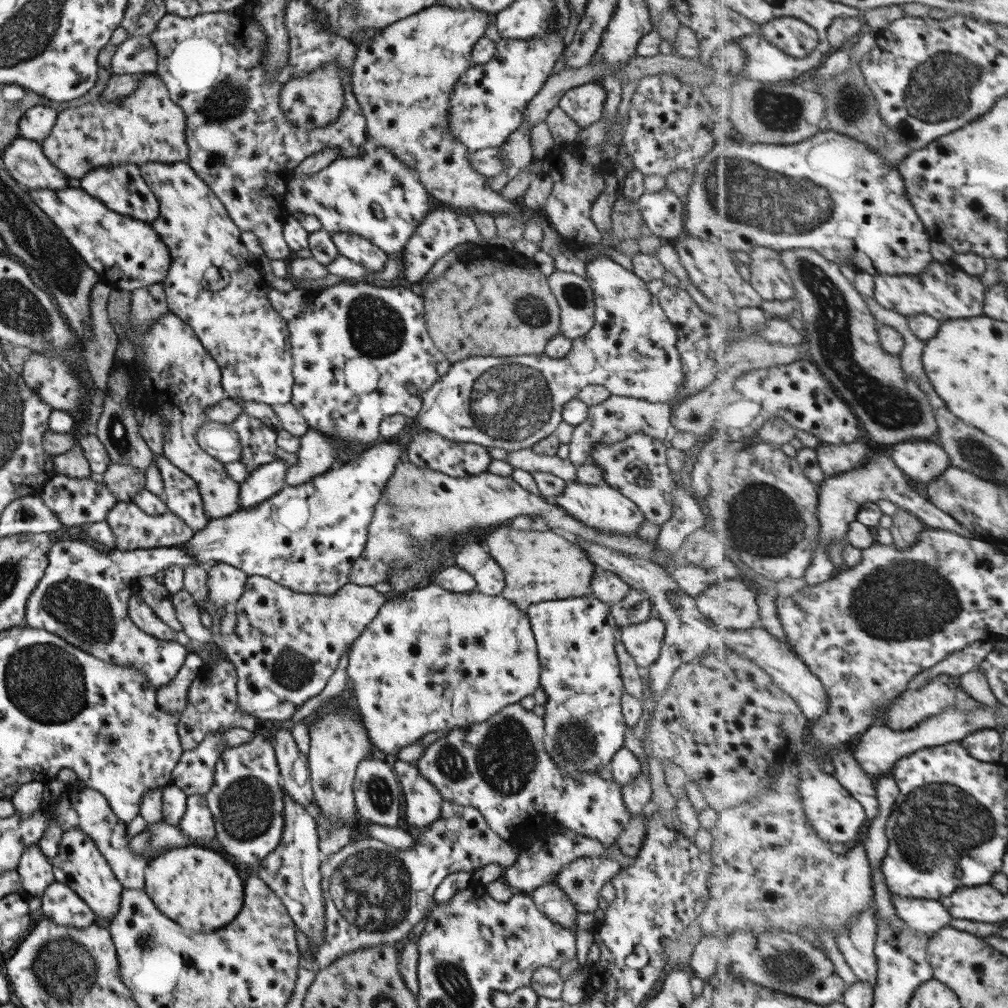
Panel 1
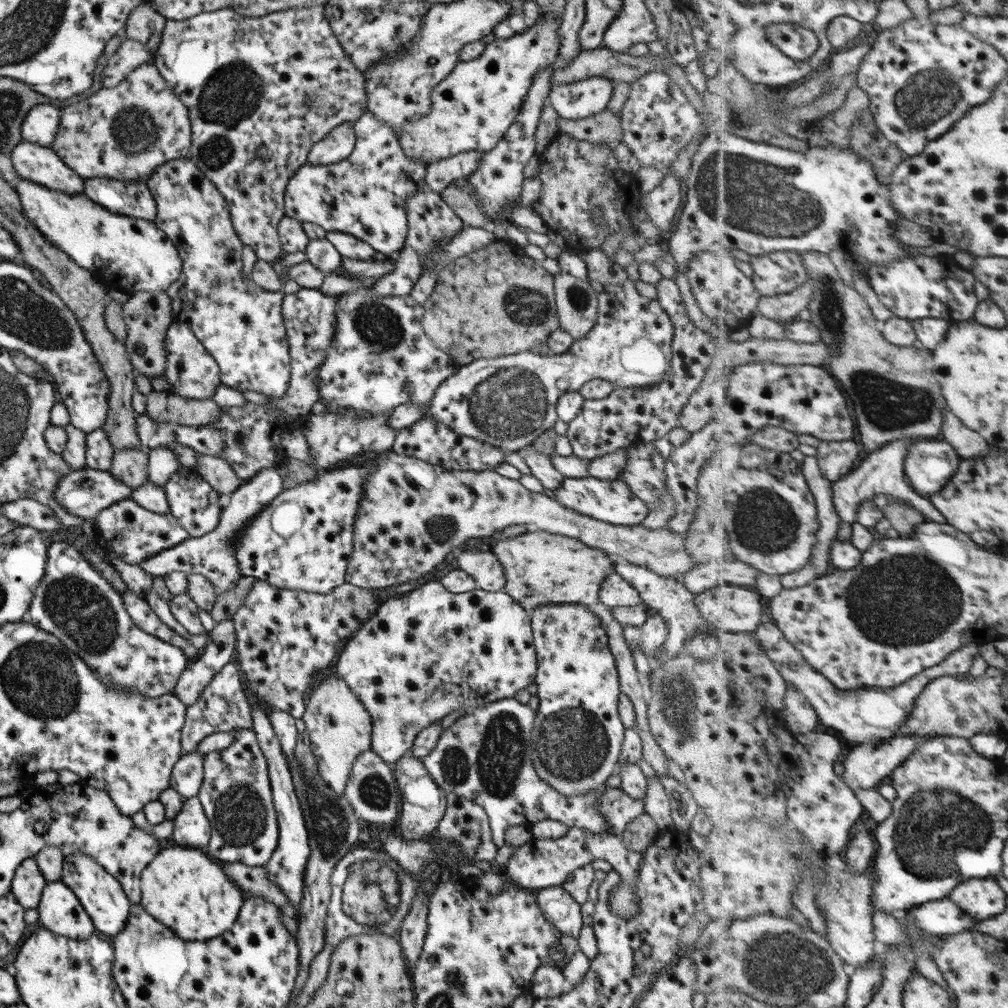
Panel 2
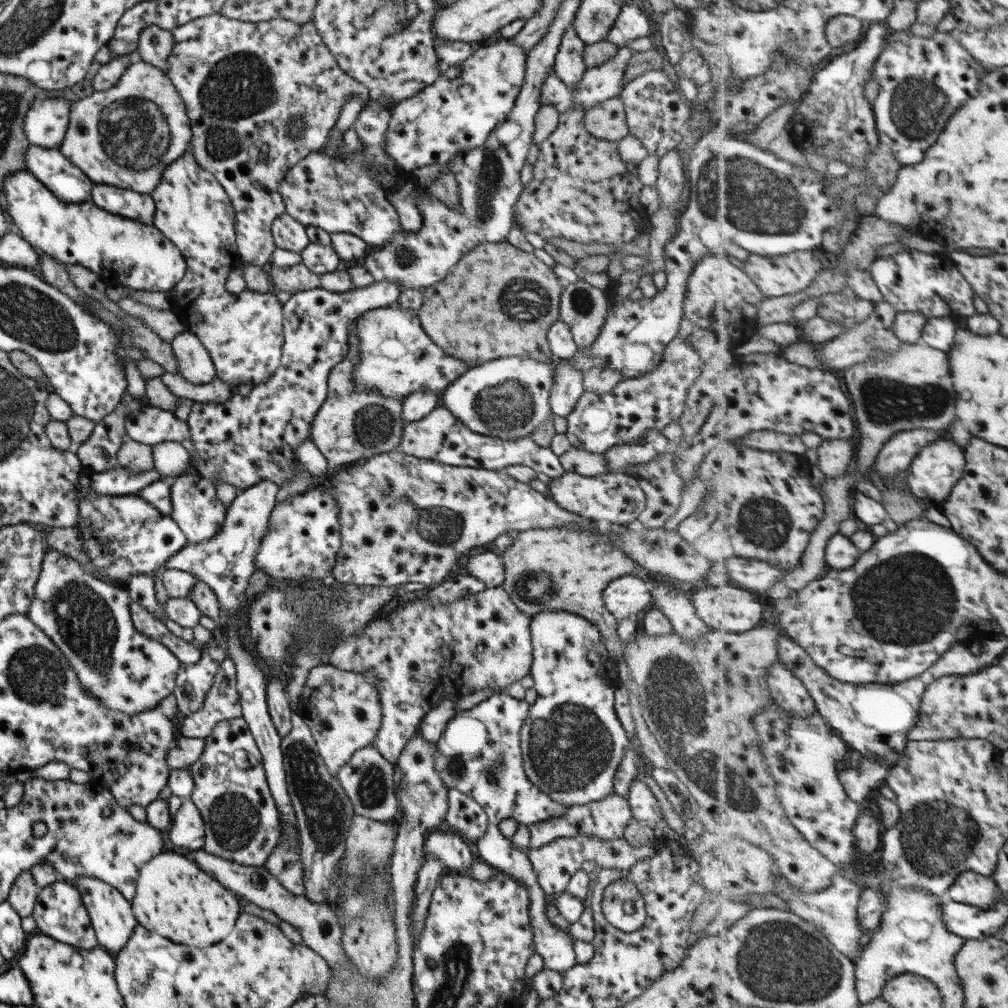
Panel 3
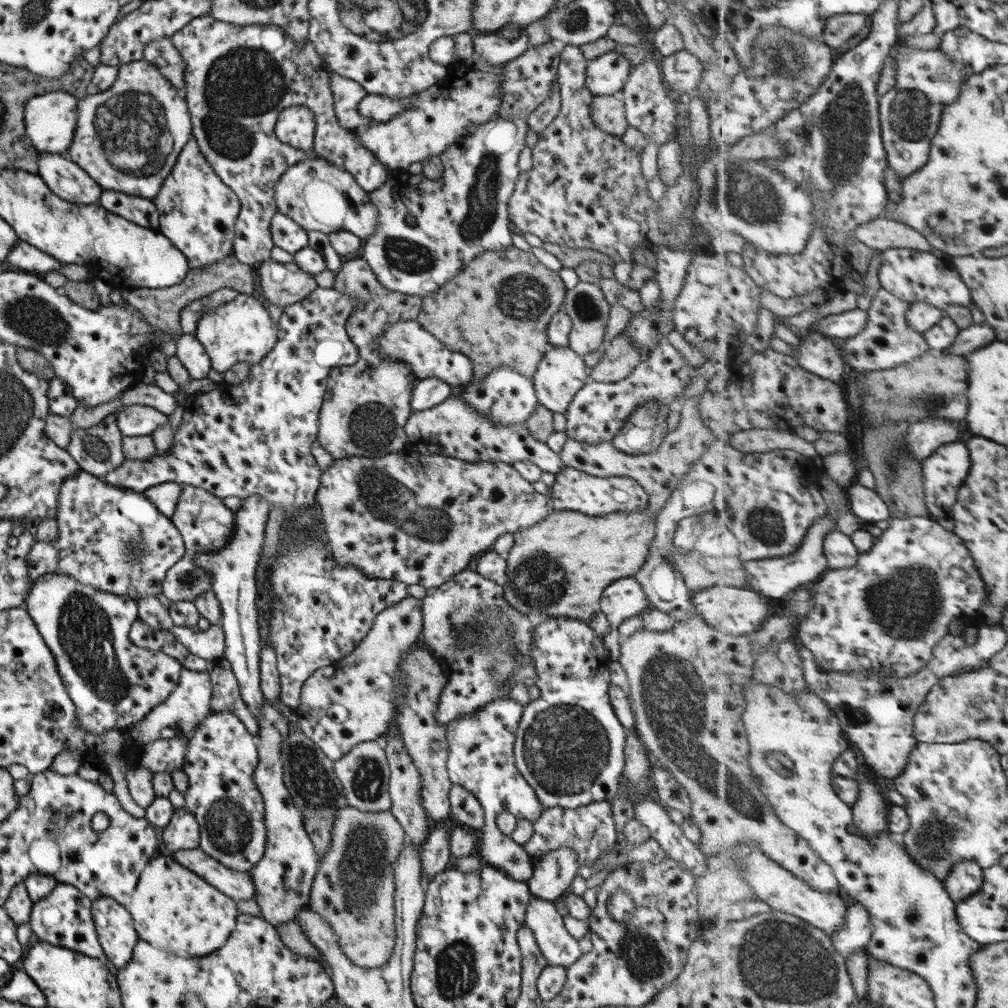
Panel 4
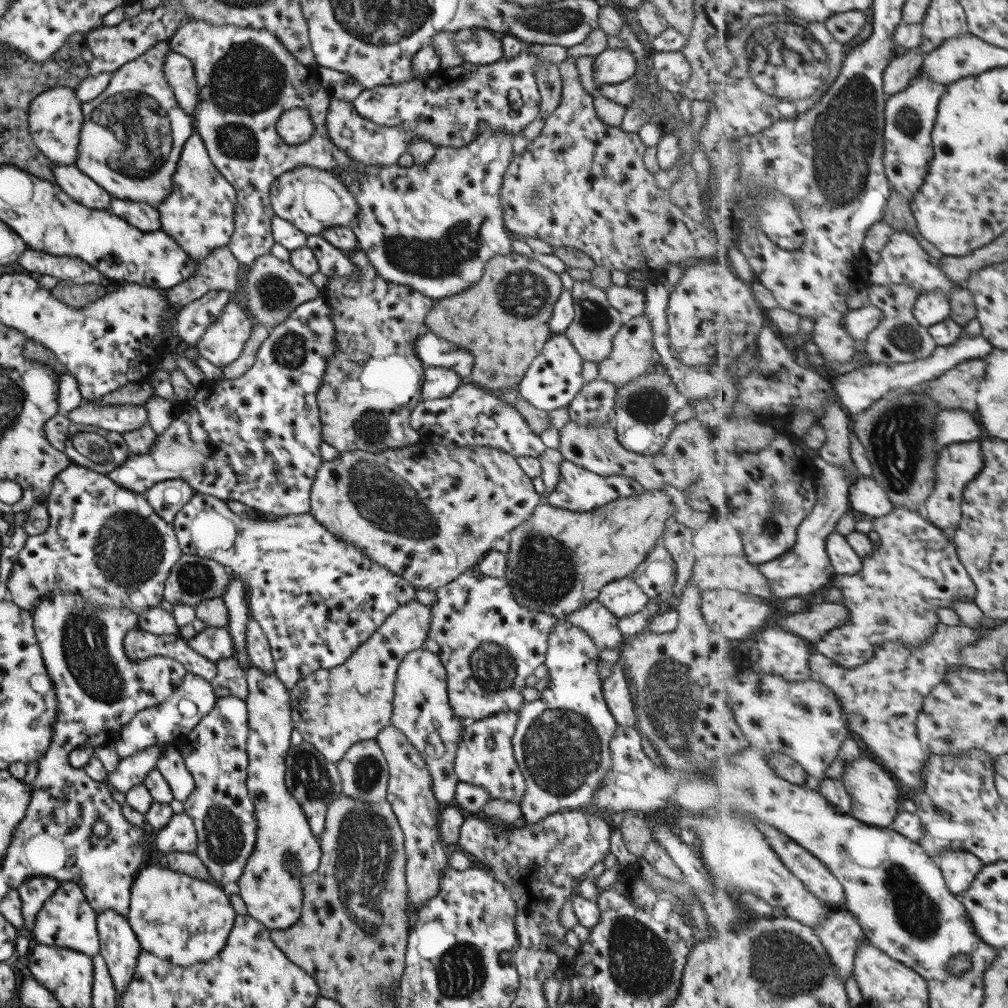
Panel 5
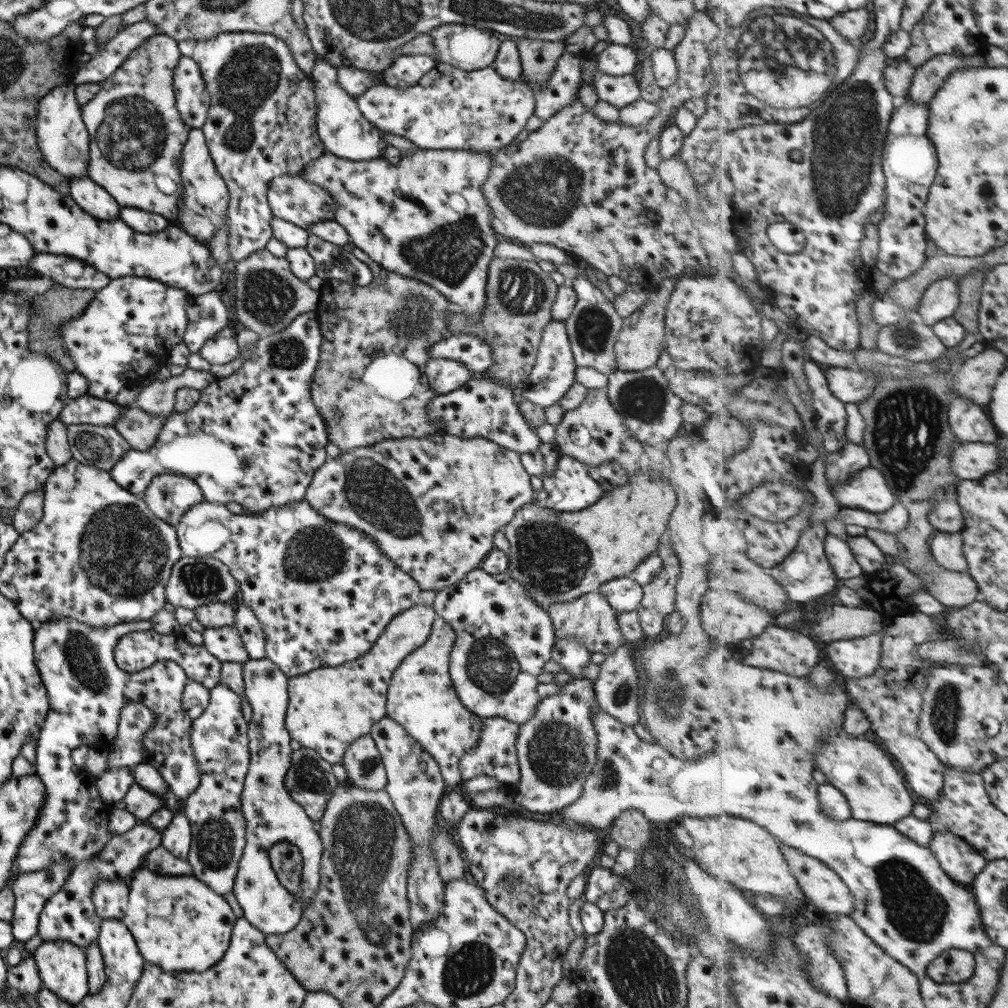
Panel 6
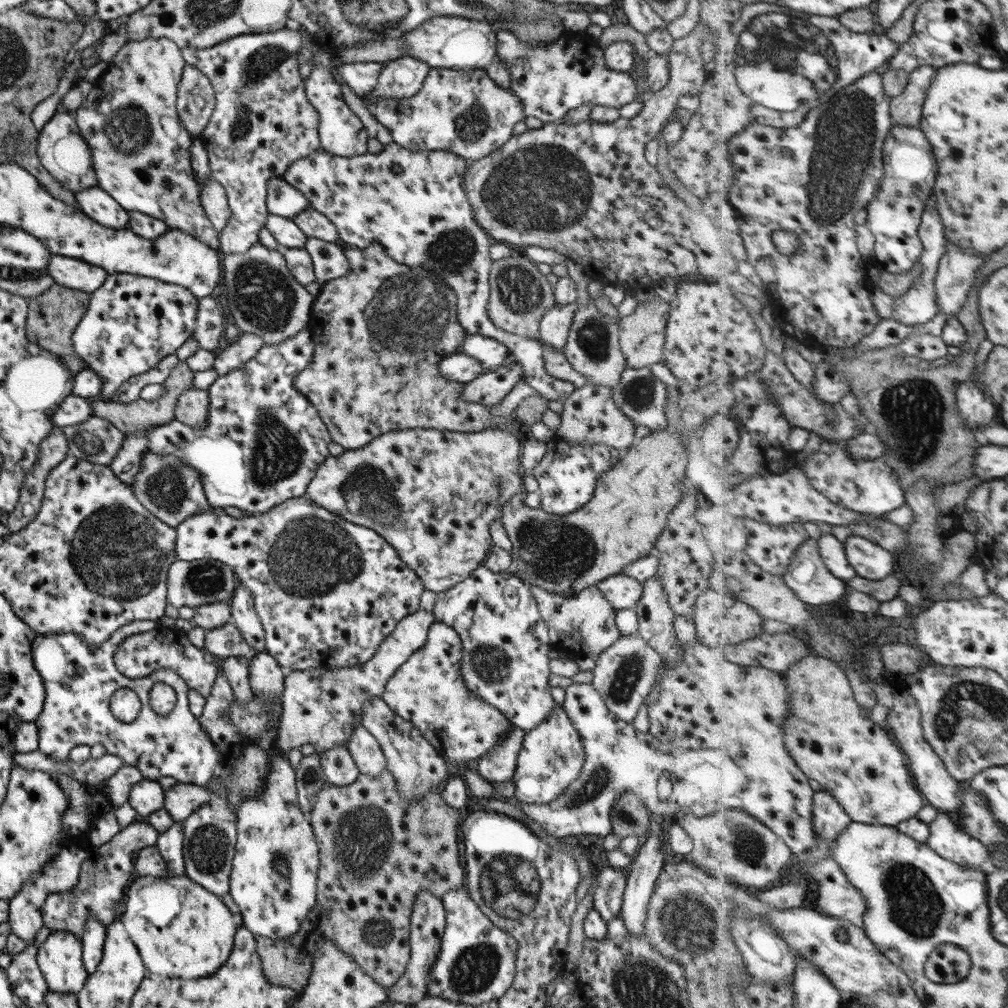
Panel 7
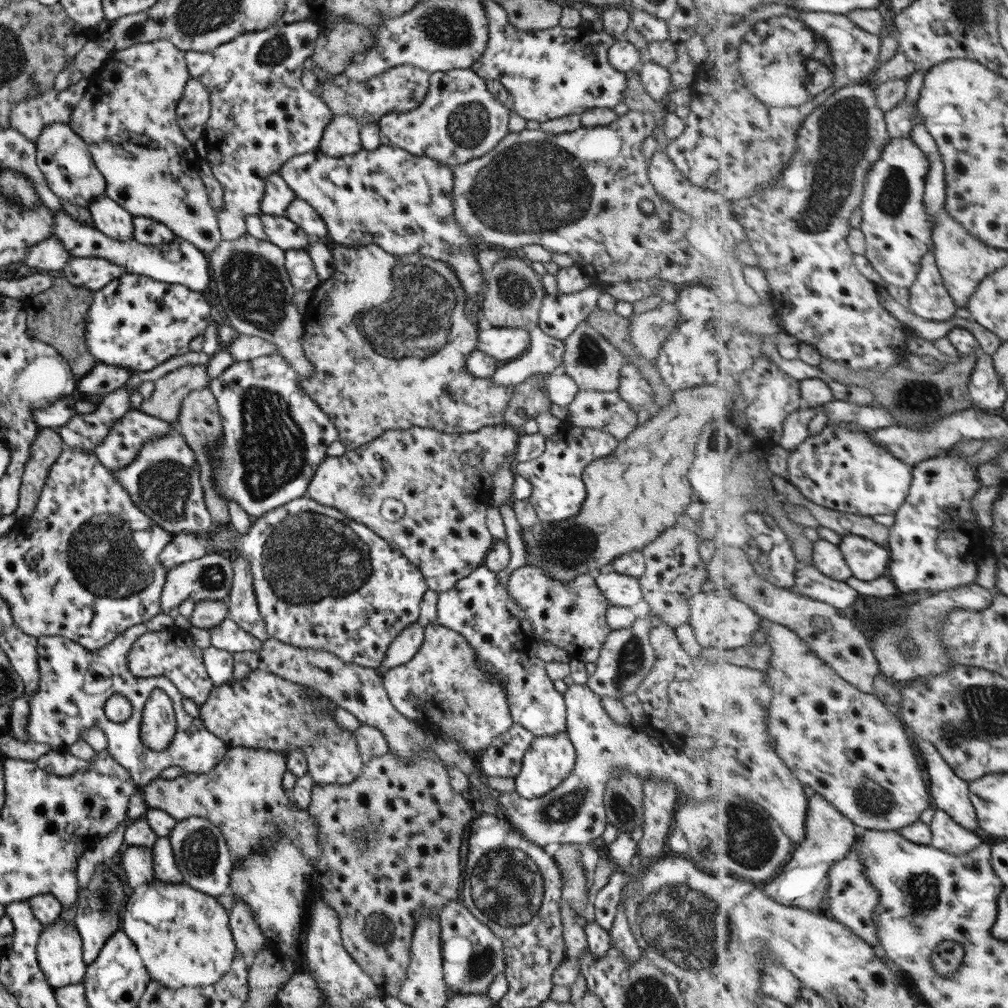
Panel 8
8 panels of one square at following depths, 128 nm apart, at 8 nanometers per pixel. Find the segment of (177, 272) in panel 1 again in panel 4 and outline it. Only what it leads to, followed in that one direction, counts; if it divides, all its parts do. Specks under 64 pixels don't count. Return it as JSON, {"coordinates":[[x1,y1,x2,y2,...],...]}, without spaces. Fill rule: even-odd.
{"coordinates":[[192,137,177,155,152,203,158,214,157,230,185,256,188,270,199,270,232,254,234,223,240,202,198,152],[239,293,229,302,205,309,201,318,197,319,194,335,203,345,211,368,222,374,237,362,248,362,251,367,259,364,277,342,277,323,271,320,263,300,257,294]]}

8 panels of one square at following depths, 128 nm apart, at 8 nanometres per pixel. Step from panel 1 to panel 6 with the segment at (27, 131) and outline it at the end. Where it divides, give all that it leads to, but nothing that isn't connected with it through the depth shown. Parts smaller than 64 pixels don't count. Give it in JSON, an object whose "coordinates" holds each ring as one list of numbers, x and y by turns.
{"coordinates":[[73,86,53,87,41,97,34,122,36,144,43,160,67,179,87,177,88,135,81,120,80,104,73,95]]}

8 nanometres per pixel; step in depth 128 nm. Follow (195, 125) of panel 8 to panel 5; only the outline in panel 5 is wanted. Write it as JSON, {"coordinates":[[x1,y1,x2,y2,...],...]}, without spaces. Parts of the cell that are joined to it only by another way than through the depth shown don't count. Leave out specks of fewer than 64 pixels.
{"coordinates":[[176,52,165,53,162,74,179,107,193,118,193,109,197,105,197,86,190,60]]}

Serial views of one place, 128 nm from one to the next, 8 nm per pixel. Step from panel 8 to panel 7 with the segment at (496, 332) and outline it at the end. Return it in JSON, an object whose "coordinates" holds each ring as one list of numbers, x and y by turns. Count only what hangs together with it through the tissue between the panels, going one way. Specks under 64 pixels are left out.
{"coordinates":[[469,333,465,334,461,345,457,345,457,353,475,358,481,362,481,368,489,371,505,364,510,356,505,344,499,344,497,340,481,334]]}

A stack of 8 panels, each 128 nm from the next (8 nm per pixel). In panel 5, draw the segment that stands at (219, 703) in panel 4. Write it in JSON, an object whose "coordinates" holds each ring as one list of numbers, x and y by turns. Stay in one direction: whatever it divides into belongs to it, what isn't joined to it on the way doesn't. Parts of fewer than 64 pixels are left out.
{"coordinates":[[233,656,215,662,216,671,210,685,216,698,237,696,245,701,247,696,246,678]]}

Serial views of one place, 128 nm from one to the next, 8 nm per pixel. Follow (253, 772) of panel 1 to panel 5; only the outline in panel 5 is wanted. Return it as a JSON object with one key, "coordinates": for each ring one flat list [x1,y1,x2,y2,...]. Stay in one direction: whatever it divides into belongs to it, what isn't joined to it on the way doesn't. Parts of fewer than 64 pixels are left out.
{"coordinates":[[221,696,179,742,183,765,194,780,191,794,182,802,183,813,192,820,197,835,193,853,203,861,212,884,219,888,235,884,255,846,257,821,245,788,247,732,245,701,237,696]]}

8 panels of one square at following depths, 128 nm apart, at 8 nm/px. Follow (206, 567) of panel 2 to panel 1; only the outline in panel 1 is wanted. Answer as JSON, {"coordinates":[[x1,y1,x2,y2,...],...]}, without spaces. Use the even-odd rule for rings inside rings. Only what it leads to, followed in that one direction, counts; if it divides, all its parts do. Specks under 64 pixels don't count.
{"coordinates":[[279,459,251,470,247,479,240,485,240,509,256,506,282,490,286,486,285,470,287,466],[67,540,53,544,47,552,48,565,43,571,43,576,29,594,25,603,23,625,28,628,43,630,62,638,67,644,73,645,82,651,91,653,91,656,115,665,131,665,139,669,149,683,159,687,171,683,175,673,184,663,188,651,186,647,173,641,164,641,145,634,130,620,127,612,127,600,134,594,134,582,139,577,152,576,159,570,165,570,171,565,182,569,185,565,199,565,191,559,182,546,169,546,151,549,137,549,129,552,109,549,108,554,100,554,97,548,89,546,80,540]]}

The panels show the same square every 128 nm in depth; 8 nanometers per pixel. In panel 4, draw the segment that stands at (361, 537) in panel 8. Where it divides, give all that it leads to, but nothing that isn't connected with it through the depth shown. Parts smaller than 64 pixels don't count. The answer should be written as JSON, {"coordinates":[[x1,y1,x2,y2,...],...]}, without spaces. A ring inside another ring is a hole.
{"coordinates":[[180,485,180,494,170,520,183,539,185,552,193,554,220,550,233,535,232,512,225,508,217,496,196,486],[280,532,273,561,266,569,267,580,275,597,271,598,269,638,279,673,279,700,290,709,299,704,299,694,305,679,315,670,329,666,350,654,357,642,367,634,378,612,407,597,407,584,395,580,369,578,357,566,337,565,326,548,324,534,305,534,291,540,289,532]]}

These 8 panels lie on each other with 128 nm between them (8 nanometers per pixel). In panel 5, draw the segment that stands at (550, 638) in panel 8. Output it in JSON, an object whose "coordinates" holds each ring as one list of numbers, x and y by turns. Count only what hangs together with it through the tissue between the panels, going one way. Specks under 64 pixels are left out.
{"coordinates":[[597,600,583,604,579,610,573,610,568,616,557,620,558,622,568,622,572,626,581,628,581,631,591,638,599,650,620,650,623,643,623,638,616,626,618,620]]}

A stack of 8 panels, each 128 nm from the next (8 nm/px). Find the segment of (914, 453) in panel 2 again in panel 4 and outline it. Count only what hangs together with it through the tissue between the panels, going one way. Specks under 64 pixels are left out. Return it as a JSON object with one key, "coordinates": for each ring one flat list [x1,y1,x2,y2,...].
{"coordinates":[[964,440,941,445,933,455,923,460,925,501,932,518,951,518,952,506,957,501,959,490,969,476,971,467,973,467,971,450]]}

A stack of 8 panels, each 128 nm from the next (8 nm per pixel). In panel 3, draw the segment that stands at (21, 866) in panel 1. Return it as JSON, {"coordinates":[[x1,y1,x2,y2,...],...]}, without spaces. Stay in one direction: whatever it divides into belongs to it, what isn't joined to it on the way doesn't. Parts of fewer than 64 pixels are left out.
{"coordinates":[[27,869,17,875,13,886,9,889,6,901,17,912,19,918,26,917,32,913,39,891,30,869]]}

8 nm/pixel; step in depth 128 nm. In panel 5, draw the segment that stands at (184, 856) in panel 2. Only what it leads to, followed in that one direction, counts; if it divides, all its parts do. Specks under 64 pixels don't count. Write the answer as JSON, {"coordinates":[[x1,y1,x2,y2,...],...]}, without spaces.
{"coordinates":[[158,863,136,872,125,917,140,949,166,962,185,966,218,956,225,946,236,914,229,905,228,895,219,886,175,872]]}

